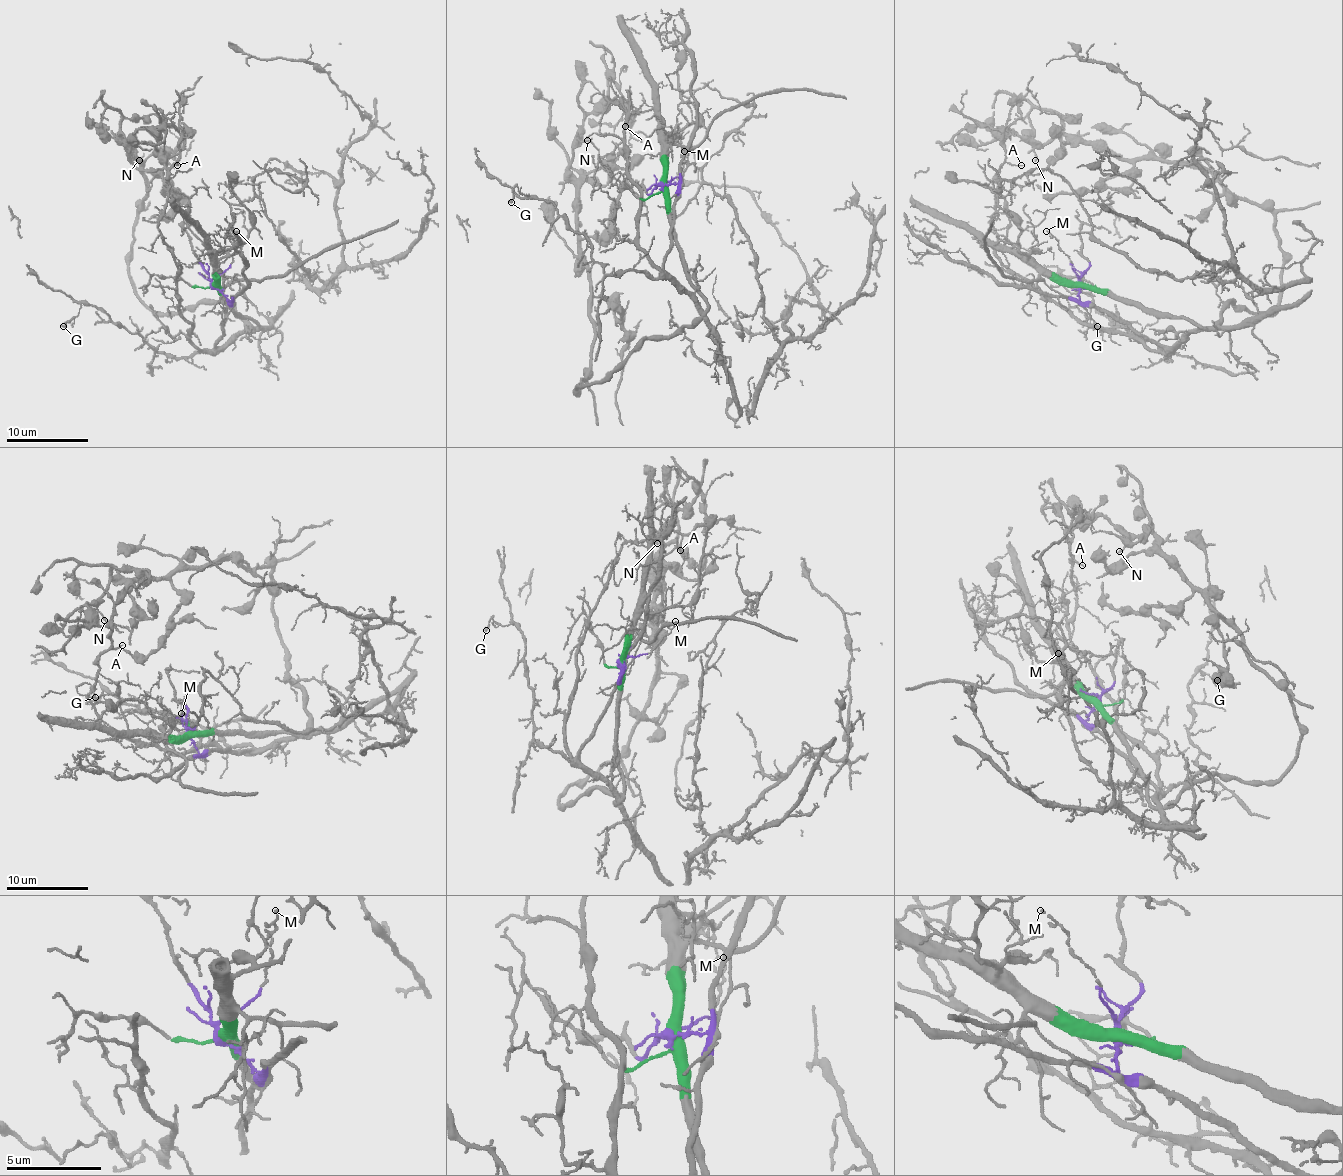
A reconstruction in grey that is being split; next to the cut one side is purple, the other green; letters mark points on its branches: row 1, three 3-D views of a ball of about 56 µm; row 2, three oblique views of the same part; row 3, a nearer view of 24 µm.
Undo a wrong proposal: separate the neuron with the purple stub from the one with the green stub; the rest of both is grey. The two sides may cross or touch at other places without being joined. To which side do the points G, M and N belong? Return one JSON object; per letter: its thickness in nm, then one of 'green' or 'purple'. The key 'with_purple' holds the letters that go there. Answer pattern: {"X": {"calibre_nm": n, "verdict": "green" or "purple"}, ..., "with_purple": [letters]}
{"G": {"calibre_nm": 150, "verdict": "purple"}, "M": {"calibre_nm": 90, "verdict": "purple"}, "N": {"calibre_nm": 150, "verdict": "green"}, "with_purple": ["G", "M"]}

